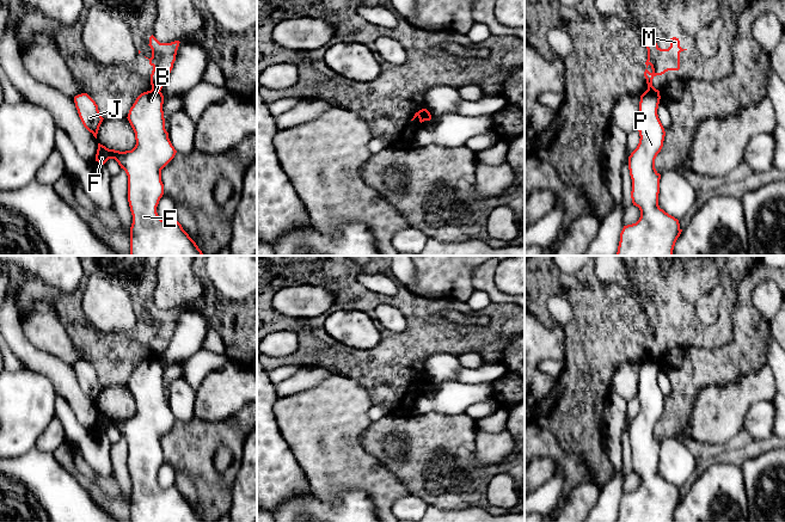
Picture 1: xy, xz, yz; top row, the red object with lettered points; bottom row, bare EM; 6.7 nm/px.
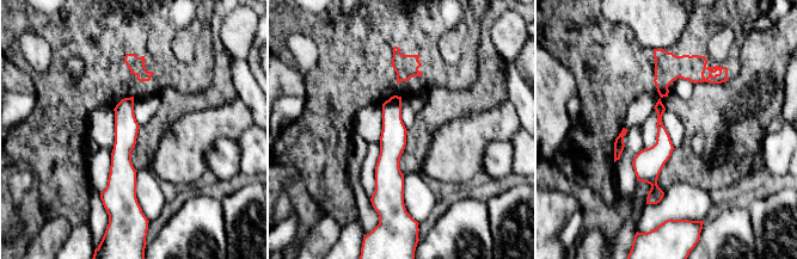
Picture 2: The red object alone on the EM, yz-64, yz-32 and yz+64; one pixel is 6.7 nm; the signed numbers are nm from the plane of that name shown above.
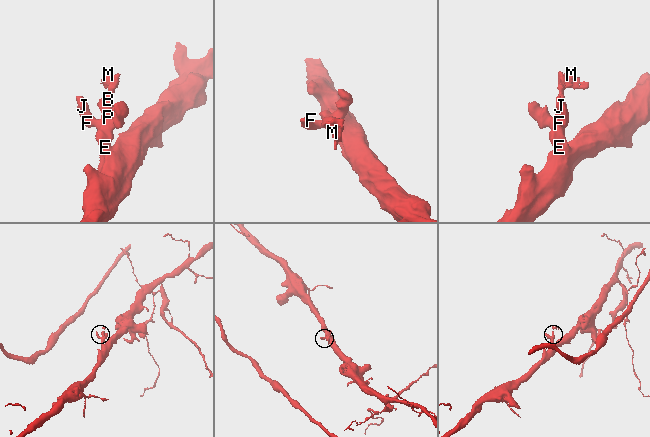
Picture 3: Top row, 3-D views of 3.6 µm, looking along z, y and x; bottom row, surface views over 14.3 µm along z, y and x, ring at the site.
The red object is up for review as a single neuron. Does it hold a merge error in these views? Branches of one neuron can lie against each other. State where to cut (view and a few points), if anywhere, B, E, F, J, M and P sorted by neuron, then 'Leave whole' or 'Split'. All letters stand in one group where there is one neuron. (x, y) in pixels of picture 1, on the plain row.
Split along yz (648, 356), (658, 361). Groups: B E F J P / M. Split

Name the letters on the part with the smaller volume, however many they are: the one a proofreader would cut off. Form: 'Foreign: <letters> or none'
Foreign: M

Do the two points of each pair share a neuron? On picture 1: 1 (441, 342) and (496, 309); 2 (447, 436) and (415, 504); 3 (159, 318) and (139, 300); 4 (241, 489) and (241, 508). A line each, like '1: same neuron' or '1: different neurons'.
1: same neuron
2: different neurons
3: same neuron
4: same neuron

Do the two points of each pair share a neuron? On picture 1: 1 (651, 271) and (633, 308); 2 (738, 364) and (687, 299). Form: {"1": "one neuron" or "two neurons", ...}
{"1": "one neuron", "2": "two neurons"}

